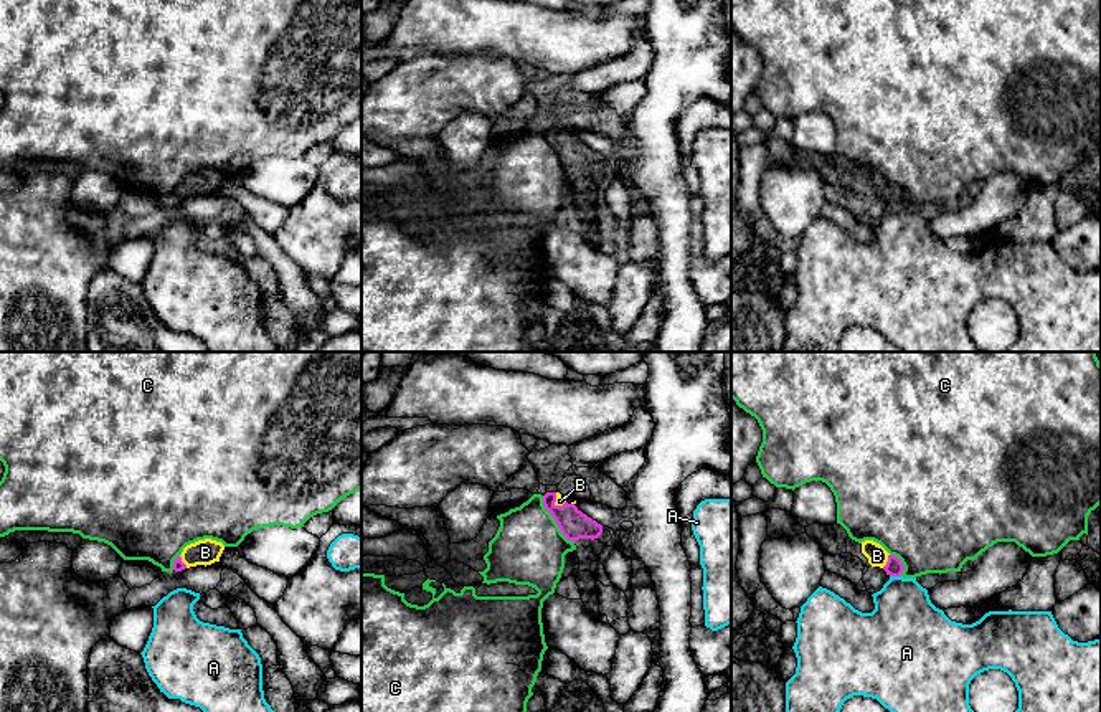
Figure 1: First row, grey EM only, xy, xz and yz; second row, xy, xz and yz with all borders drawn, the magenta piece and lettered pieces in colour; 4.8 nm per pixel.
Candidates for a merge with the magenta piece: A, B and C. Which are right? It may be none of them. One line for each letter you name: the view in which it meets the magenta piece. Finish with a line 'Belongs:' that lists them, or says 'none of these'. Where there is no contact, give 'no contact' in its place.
B: contact in yz
Belongs: B

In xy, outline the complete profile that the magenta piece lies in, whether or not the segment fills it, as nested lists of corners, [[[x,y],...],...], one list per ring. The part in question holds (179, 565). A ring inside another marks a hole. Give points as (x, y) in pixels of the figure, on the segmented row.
[[[211,539],[198,540],[183,548],[183,552],[173,562],[173,570],[182,572],[190,567],[206,567],[215,562],[220,562],[223,550],[224,545],[221,542]]]

